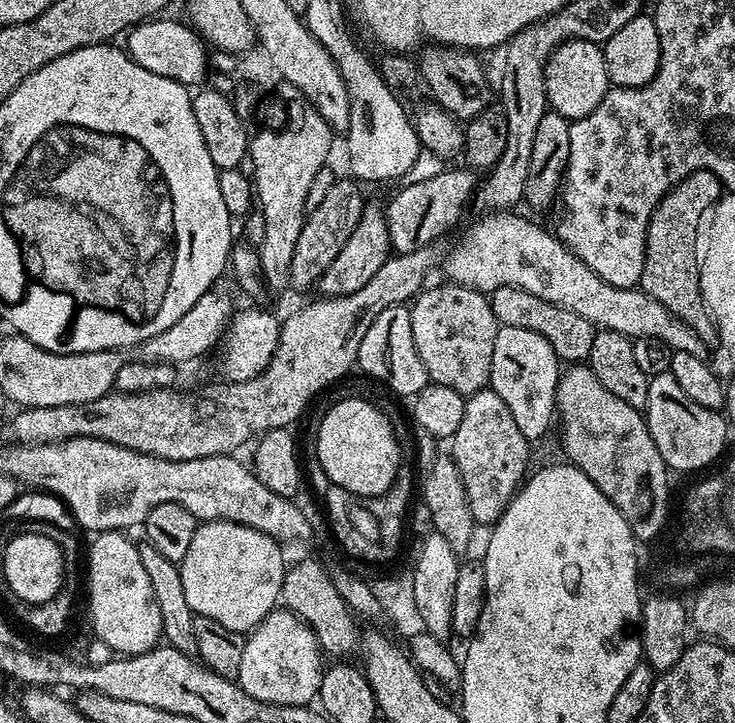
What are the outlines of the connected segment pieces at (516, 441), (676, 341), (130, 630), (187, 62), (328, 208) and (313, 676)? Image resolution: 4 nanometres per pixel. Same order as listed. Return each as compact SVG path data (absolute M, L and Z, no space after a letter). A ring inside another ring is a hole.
M491 387L467 397L464 405L466 414L462 414L462 422L450 441L450 455L458 466L458 474L462 474L462 486L466 490L470 514L477 525L491 526L507 510L529 471L530 442L522 430L518 430L506 402L502 402L502 398L498 398Z
M512 210L495 212L493 214L483 215L477 224L472 224L468 228L468 233L461 238L456 244L453 252L449 251L442 261L442 272L445 272L447 279L453 284L461 284L467 288L473 288L479 292L490 294L502 286L514 286L526 290L526 294L534 294L534 298L542 298L542 302L550 302L554 306L562 306L562 310L574 310L574 314L579 314L581 318L586 318L586 322L596 325L597 329L606 332L617 332L627 336L632 340L638 338L659 338L660 341L666 342L673 352L685 352L694 354L694 358L708 360L710 354L709 345L704 343L682 318L670 314L658 298L650 298L639 287L619 288L610 286L582 258L578 258L571 252L565 244L555 236L551 231L539 228L532 220L527 220L524 216L515 216L517 213Z
M123 531L102 532L95 537L88 552L88 612L92 615L95 639L105 643L113 653L121 656L137 656L157 647L162 640L162 614L158 614L158 602L150 586L150 578L142 567L139 547L127 540Z
M164 18L148 19L136 27L127 29L128 57L138 62L138 66L150 70L150 74L162 74L162 78L170 78L185 86L203 85L210 76L210 52L205 41L200 33L187 23L184 25L176 20L162 19Z
M336 178L336 181L324 192L320 205L307 213L302 234L298 234L298 246L294 246L294 258L290 258L289 285L294 289L308 288L322 278L326 266L338 258L338 250L346 246L346 238L354 234L354 226L358 226L358 218L366 203L366 197L360 193L361 185L352 178Z
M287 610L271 612L247 633L238 683L250 698L282 706L311 705L320 694L322 649L306 622Z

